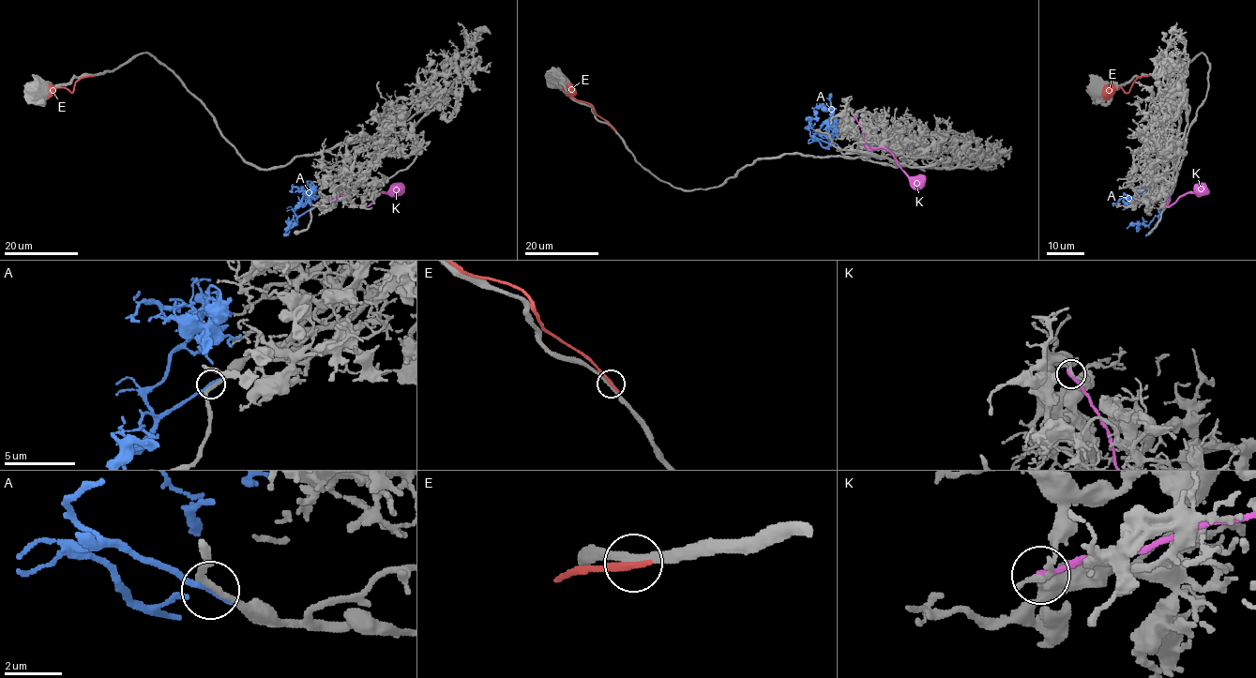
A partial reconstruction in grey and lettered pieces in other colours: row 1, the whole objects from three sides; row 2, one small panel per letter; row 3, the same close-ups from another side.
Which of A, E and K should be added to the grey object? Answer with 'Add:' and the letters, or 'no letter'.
Add: A

